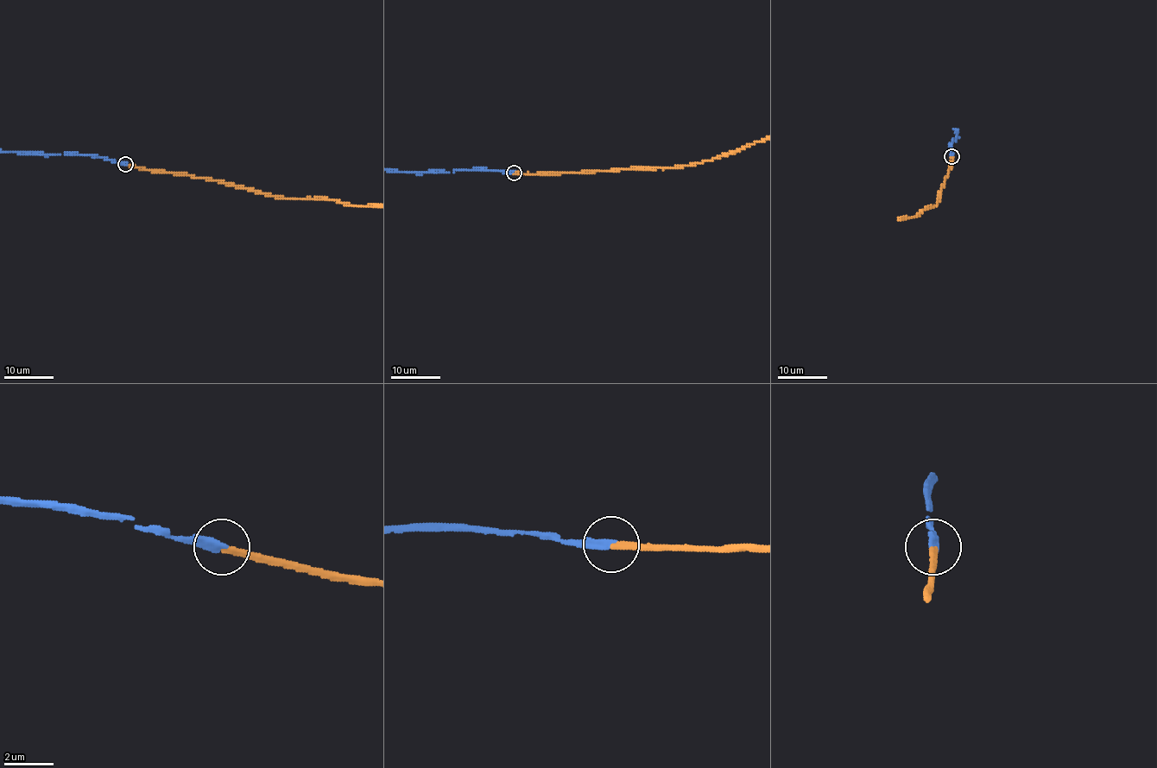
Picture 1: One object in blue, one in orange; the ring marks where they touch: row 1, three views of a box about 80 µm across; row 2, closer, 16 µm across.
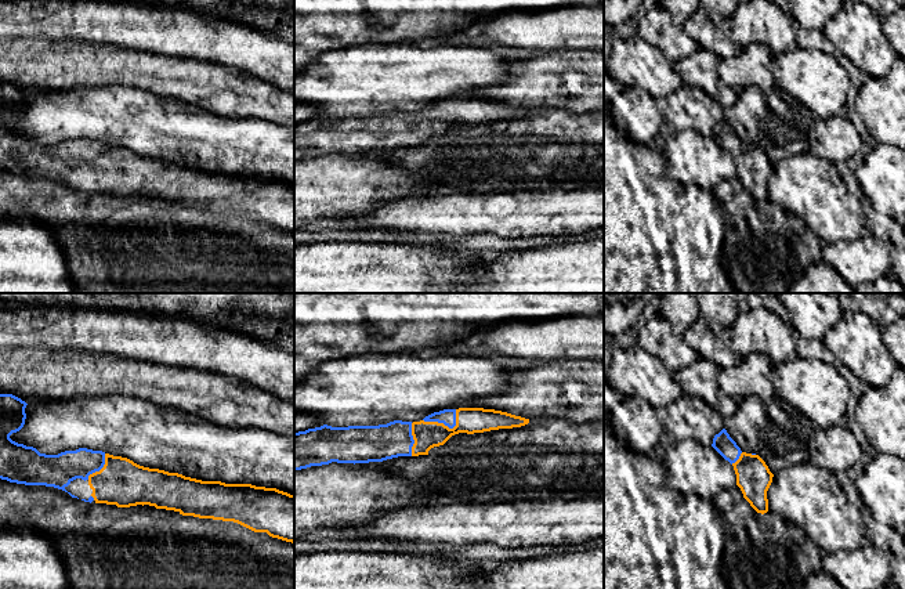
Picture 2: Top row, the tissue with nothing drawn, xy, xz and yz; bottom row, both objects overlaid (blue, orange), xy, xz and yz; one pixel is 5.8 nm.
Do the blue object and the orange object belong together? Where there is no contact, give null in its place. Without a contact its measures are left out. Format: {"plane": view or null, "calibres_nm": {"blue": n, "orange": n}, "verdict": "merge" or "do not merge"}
{"plane": "xz", "calibres_nm": {"blue": 100, "orange": 160}, "verdict": "merge"}

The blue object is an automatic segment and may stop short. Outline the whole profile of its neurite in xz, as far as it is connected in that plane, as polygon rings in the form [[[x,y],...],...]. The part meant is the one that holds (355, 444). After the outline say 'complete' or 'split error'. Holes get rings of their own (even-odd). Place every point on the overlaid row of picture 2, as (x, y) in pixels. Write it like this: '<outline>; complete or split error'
[[[459,408],[444,409],[426,416],[420,422],[394,420],[379,426],[348,426],[308,429],[294,433],[294,470],[311,466],[337,463],[369,463],[383,462],[398,456],[428,455],[434,447],[444,445],[452,436],[459,433],[484,433],[499,429],[521,427],[529,423],[529,419],[515,416],[507,412],[484,408]]]; split error

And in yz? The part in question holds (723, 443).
[[[725,429],[714,436],[712,447],[734,466],[743,498],[757,513],[767,513],[767,491],[774,474],[765,462],[756,454],[742,452]]]; split error

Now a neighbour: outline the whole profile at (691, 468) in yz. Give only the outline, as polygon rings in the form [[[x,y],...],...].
[[[694,440],[676,442],[666,451],[663,460],[666,485],[681,492],[695,494],[702,499],[714,498],[736,487],[734,466],[713,447]]]

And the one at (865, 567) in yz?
[[[868,541],[852,550],[822,553],[821,563],[843,589],[879,589],[891,582],[891,556]]]

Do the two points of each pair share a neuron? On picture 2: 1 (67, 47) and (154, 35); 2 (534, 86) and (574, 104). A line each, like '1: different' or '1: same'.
1: different
2: same

